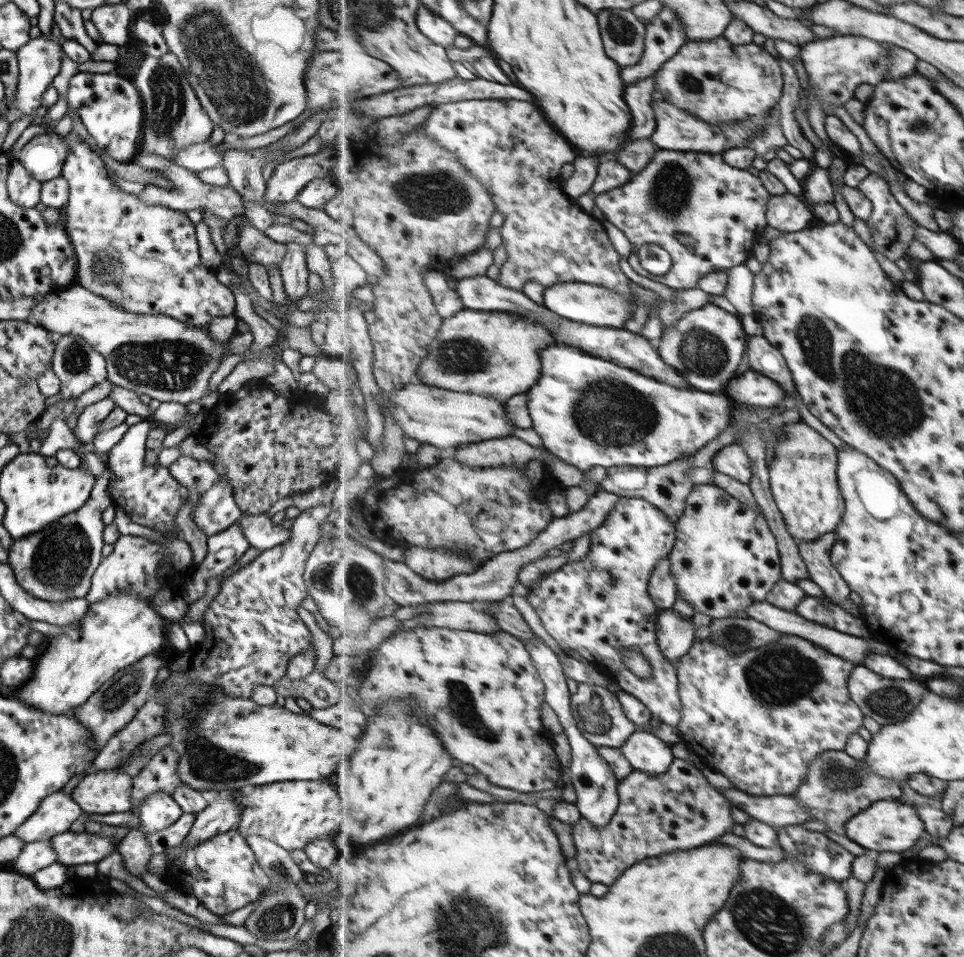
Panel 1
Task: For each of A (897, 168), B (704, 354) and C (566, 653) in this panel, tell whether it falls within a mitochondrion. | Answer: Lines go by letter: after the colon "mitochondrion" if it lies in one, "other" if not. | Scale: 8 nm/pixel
A: other
B: mitochondrion
C: other

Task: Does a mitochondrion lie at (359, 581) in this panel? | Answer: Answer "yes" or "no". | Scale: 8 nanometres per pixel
yes

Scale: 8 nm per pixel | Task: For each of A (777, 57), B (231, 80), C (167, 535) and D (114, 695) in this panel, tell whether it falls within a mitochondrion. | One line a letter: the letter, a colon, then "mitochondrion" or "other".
A: other
B: mitochondrion
C: other
D: mitochondrion

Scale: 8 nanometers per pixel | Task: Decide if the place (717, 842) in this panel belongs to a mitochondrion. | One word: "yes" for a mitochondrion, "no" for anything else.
no

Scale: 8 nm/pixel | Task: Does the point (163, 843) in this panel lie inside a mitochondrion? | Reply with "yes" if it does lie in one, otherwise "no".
no

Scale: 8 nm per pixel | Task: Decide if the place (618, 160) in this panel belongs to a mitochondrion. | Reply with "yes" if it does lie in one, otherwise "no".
no

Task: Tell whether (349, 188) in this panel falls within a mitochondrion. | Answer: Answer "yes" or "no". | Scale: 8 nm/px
no

